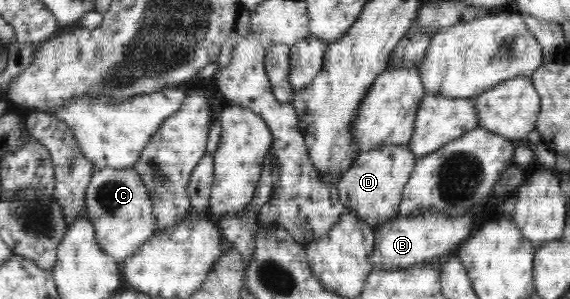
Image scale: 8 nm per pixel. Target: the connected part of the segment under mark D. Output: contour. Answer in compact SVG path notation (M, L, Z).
M382 145L360 153L336 184L342 205L348 213L354 213L365 220L371 230L380 229L392 218L399 216L403 188L414 170L417 159L407 145Z

